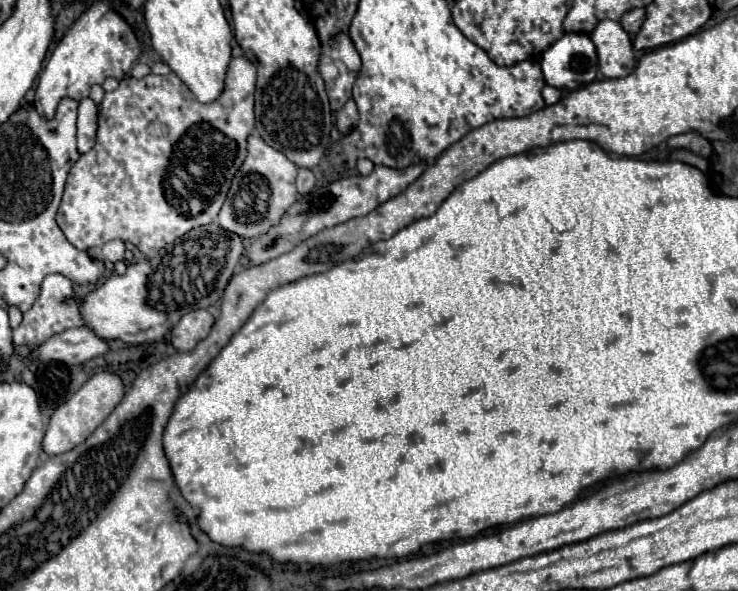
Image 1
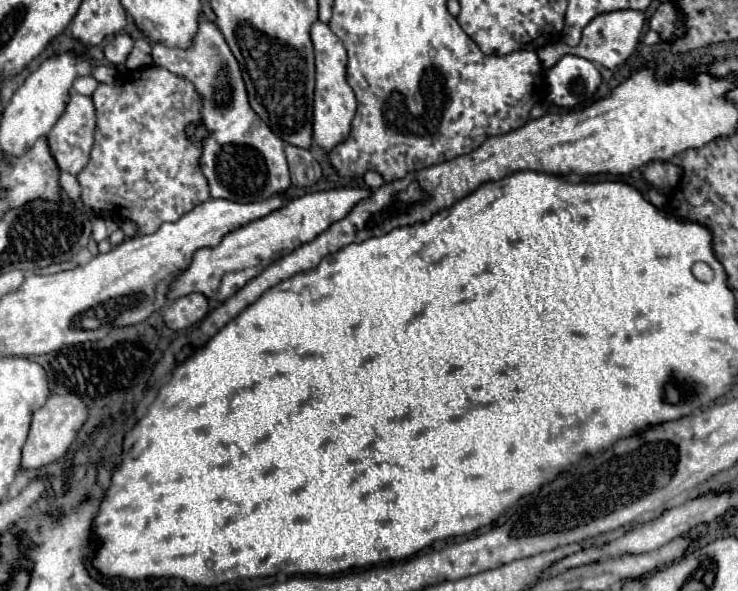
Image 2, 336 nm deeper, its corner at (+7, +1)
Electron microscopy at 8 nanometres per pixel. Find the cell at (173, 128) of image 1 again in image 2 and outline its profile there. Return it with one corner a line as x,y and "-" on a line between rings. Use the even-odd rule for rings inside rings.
160,66
126,70
120,72
112,84
98,84
92,100
96,106
96,140
90,162
76,176
84,206
90,212
132,220
138,226
138,234
154,234
164,222
176,222
176,218
194,206
210,200
208,180
200,168
202,140
208,136
208,130
202,124
202,98
188,80
-
188,126
196,128
192,136
186,134

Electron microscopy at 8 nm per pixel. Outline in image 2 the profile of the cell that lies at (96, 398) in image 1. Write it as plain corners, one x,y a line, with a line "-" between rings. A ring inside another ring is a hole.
52,394
46,400
46,404
32,416
30,434
22,450
22,468
38,470
56,460
62,460
68,448
74,444
78,430
84,426
86,420
88,420
88,406
84,404
82,398
78,398
76,394
64,394
64,396

